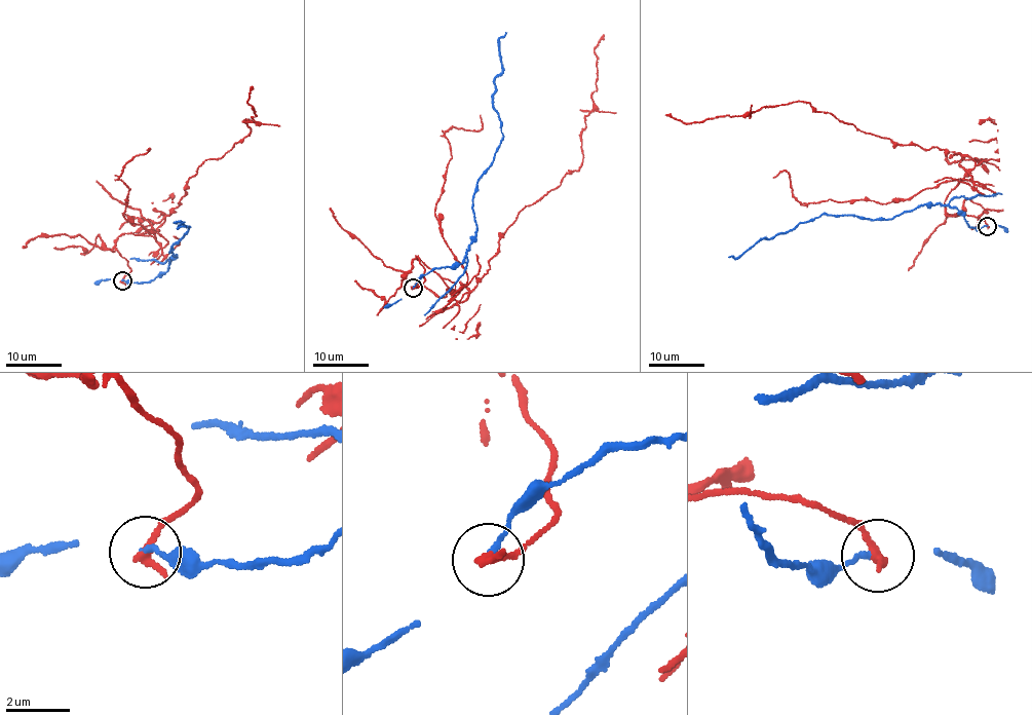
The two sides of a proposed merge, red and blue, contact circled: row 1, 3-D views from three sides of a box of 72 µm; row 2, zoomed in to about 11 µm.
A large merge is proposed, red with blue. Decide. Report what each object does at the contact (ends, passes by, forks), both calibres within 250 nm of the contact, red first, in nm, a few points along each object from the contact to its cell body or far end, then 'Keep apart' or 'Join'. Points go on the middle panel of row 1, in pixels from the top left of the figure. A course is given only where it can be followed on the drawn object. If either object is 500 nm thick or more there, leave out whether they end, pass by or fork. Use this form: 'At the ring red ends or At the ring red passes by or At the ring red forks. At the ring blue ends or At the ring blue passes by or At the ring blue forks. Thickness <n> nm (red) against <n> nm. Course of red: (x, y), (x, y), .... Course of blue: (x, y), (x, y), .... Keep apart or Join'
At the ring red ends. At the ring blue ends. Thickness 280 nm (red) against 140 nm. Course of red: (414, 288), (424, 281), (416, 256), (464, 300), (518, 214), (578, 170), (604, 35). Course of blue: (414, 288), (463, 261), (475, 235), (474, 190), (502, 133), (492, 97), (506, 32). Keep apart

